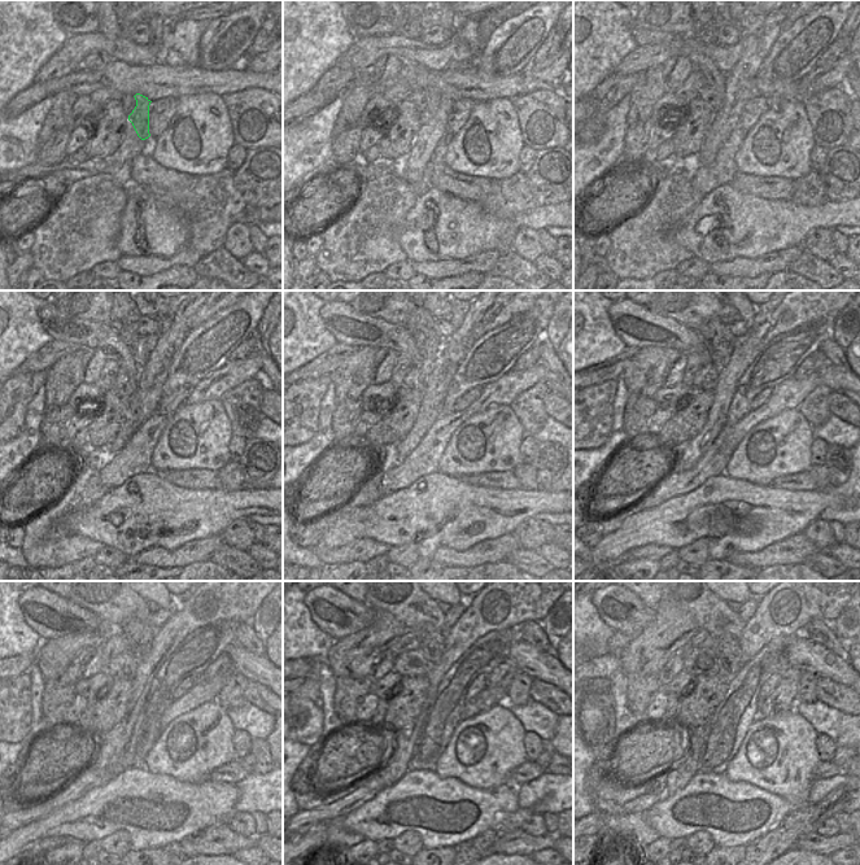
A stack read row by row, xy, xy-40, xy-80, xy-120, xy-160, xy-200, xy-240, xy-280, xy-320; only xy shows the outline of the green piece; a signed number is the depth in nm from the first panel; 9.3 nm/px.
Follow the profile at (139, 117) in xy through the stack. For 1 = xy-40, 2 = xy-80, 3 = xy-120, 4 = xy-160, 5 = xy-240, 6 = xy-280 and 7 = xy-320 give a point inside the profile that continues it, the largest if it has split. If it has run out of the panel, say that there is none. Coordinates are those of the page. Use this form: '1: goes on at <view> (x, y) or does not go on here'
1: goes on at xy-40 (432, 95)
2: goes on at xy-80 (714, 78)
3: goes on at xy-120 (91, 335)
4: goes on at xy-160 (348, 326)
5: goes on at xy-240 (49, 615)
6: goes on at xy-280 (336, 614)
7: goes on at xy-320 (619, 608)

